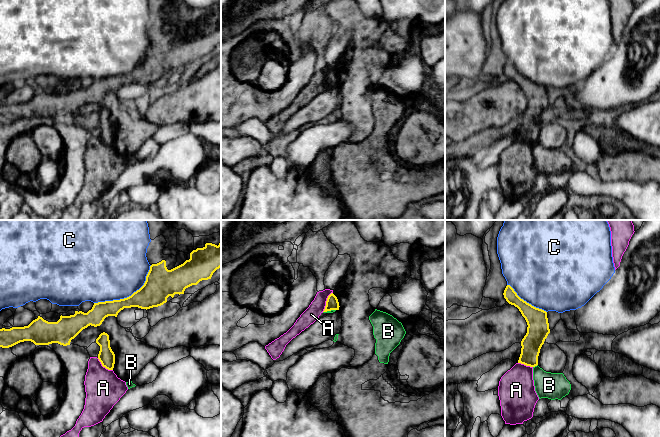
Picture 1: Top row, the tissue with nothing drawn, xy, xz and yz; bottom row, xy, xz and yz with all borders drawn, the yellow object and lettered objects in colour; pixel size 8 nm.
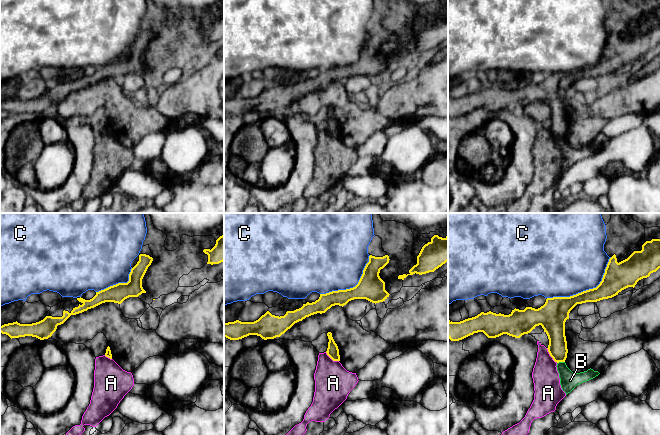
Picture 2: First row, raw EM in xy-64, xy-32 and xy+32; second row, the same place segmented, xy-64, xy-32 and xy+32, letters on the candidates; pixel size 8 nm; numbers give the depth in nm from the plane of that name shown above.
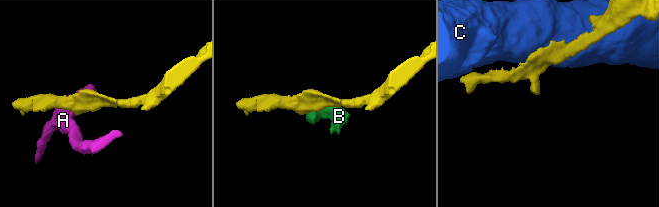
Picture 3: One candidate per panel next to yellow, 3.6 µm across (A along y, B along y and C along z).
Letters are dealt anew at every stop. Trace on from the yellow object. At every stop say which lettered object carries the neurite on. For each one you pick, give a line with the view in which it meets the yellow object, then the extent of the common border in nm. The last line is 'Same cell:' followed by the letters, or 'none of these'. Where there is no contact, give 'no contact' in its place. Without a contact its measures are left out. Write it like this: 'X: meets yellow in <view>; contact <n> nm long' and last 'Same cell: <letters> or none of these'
Same cell: none of these

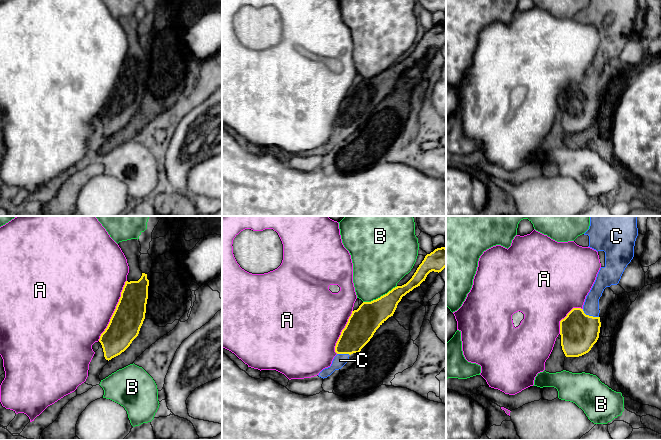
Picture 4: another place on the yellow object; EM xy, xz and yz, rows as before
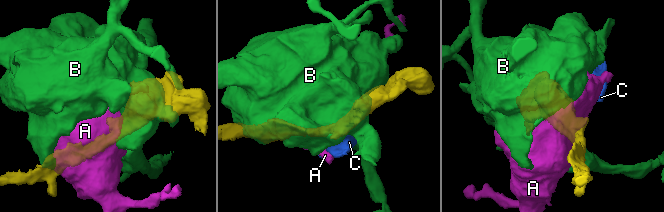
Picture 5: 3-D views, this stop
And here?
C: meets yellow in yz; contact 150 nm long
Same cell: C

